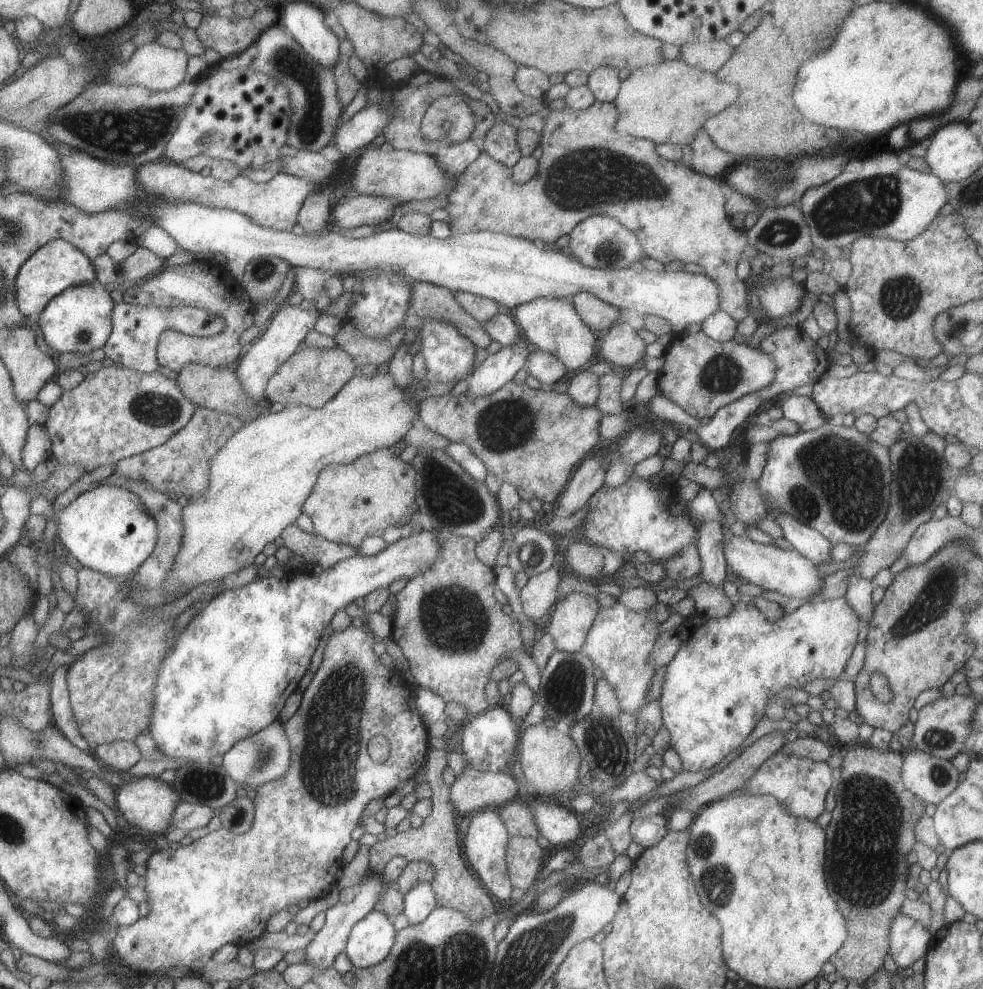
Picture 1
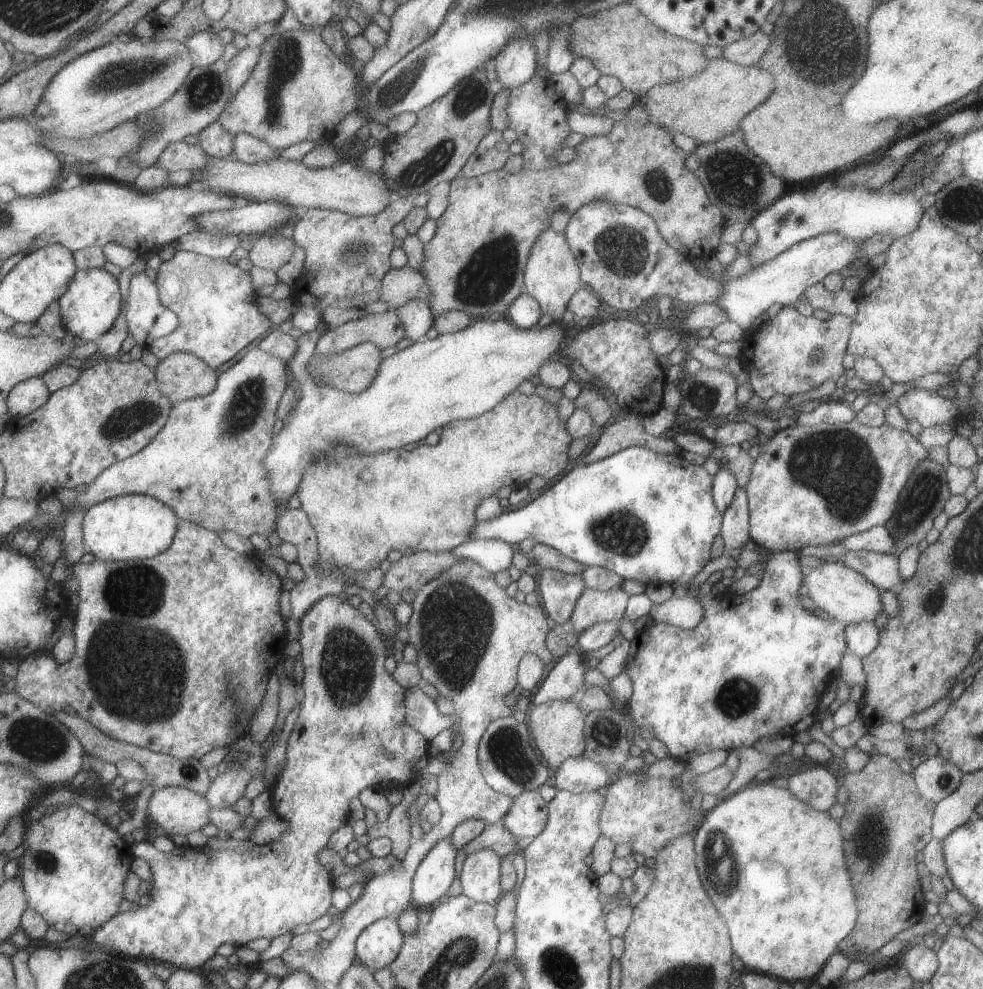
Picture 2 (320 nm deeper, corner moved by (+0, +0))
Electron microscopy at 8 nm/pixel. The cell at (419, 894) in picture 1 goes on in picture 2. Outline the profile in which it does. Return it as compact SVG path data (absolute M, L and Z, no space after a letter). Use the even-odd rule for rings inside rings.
M449 837L440 838L419 861L412 876L411 905L428 908L455 880L456 848Z

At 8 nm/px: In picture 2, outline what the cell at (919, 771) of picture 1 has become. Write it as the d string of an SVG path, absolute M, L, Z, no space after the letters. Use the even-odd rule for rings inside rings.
M937 754L923 759L911 775L918 793L928 801L938 803L957 788L962 772Z

